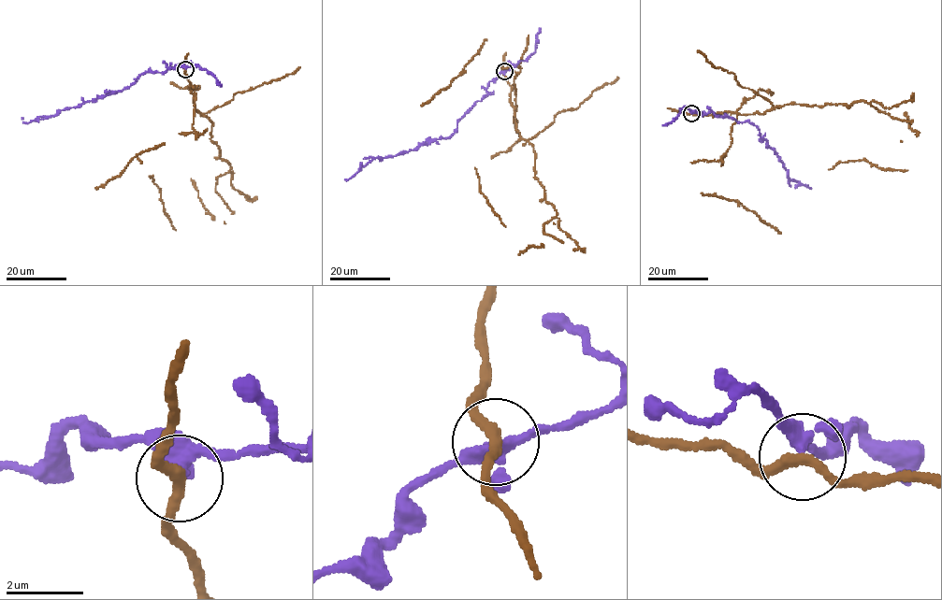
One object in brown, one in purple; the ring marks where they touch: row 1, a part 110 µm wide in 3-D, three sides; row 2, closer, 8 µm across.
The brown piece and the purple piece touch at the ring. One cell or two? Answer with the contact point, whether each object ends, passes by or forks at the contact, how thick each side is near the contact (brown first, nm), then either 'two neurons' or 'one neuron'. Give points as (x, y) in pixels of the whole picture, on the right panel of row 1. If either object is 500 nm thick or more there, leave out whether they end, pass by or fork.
at (691, 113); brown passes by; purple forks there; 260 nm thick on the brown side, 300 nm on the other; two neurons

